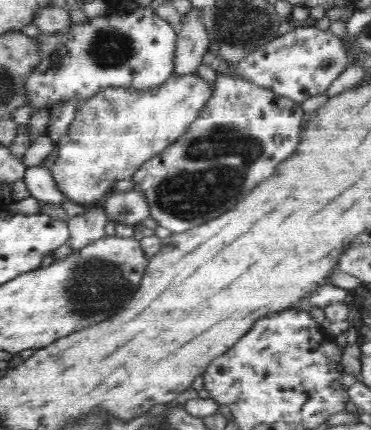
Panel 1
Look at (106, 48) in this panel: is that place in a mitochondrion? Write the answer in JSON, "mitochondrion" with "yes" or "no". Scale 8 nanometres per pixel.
{"mitochondrion":"yes"}

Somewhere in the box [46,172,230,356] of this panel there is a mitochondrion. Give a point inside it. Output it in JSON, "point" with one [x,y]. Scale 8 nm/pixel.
{"point":[94,287]}

